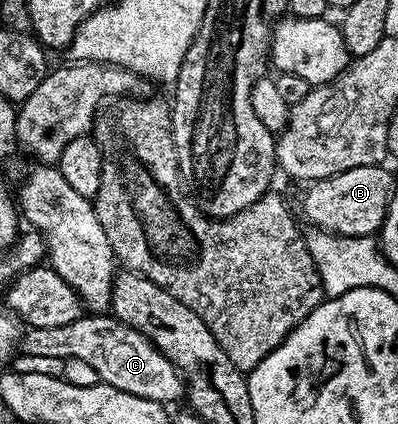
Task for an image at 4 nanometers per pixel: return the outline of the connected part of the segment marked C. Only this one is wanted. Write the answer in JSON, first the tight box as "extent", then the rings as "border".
{"extent":[17,315,185,403],"border":[[[84,315],[73,323],[65,323],[65,327],[37,327],[28,328],[19,338],[17,346],[18,352],[22,355],[45,355],[49,359],[82,359],[84,363],[89,363],[93,371],[97,371],[100,382],[109,387],[117,387],[117,391],[129,391],[129,395],[141,395],[143,399],[153,399],[160,403],[175,401],[184,396],[185,386],[183,378],[161,355],[161,351],[151,342],[148,337],[141,335],[133,327],[121,323],[113,315]]]}

